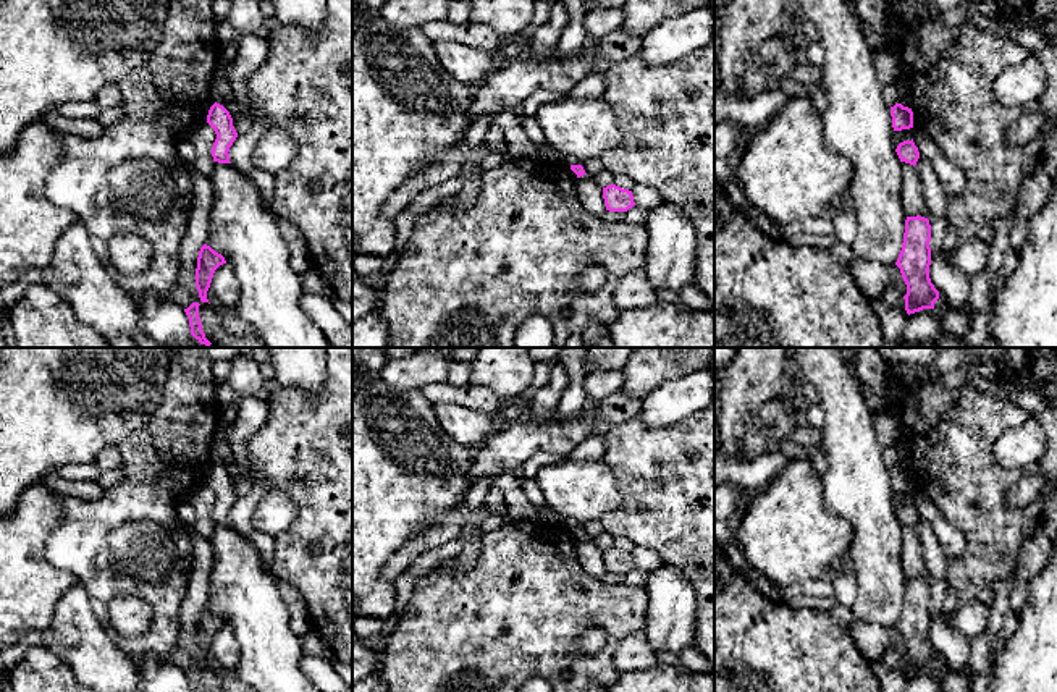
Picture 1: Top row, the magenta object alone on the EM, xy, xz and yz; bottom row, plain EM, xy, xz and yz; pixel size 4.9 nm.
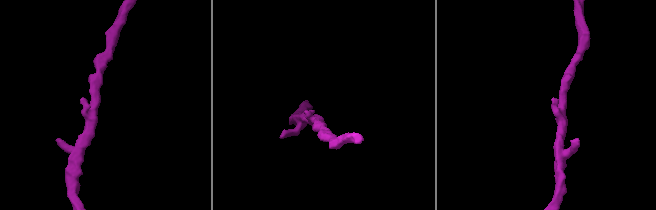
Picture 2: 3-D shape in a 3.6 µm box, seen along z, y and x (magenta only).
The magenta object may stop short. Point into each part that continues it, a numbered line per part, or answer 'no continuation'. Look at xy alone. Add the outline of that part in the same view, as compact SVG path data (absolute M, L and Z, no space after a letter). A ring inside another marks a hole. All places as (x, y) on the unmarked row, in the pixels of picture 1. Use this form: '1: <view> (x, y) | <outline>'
no continuation

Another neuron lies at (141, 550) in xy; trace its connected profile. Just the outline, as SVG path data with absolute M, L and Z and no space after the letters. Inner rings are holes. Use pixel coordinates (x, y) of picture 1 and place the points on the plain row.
M134 521L108 535L115 571L139 582L158 584L176 561L173 535L152 521Z

